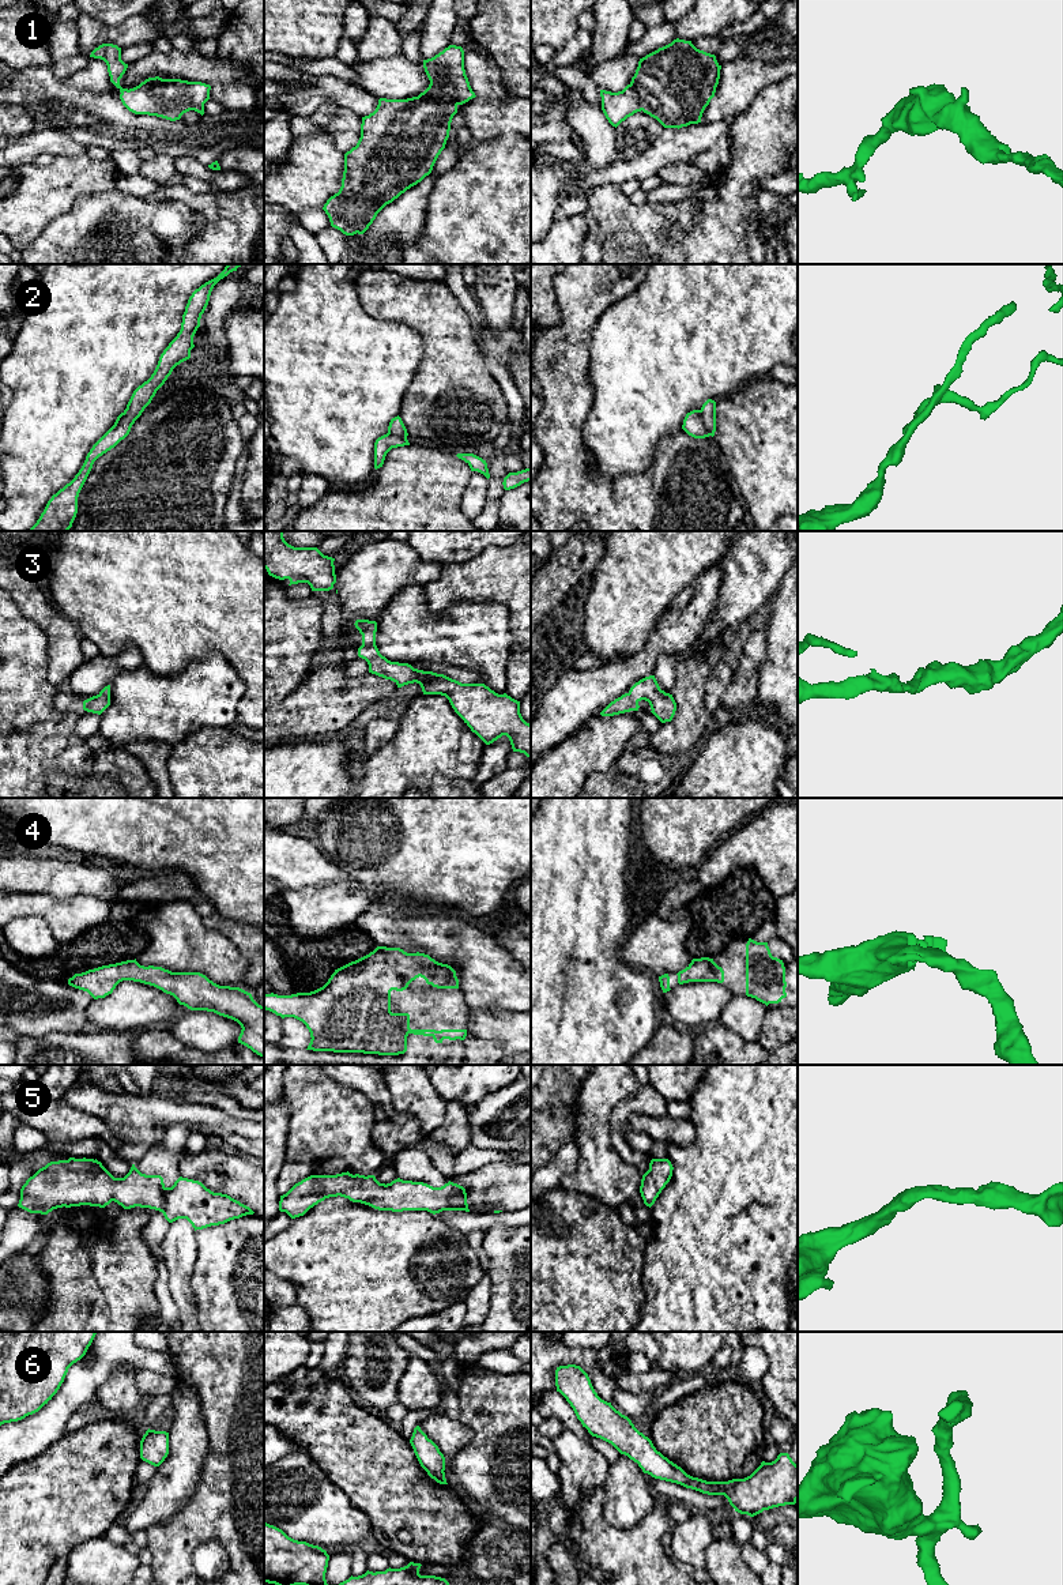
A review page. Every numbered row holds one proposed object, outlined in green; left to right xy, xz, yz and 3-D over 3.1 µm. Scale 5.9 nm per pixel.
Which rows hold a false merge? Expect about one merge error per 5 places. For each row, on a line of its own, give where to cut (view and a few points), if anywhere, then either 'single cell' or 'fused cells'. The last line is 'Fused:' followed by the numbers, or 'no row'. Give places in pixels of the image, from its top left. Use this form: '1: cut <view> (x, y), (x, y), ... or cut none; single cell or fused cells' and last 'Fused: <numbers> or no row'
1: cut none; single cell
2: cut yz (700, 410), (704, 429), (709, 435); fused cells
3: cut none; single cell
4: cut none; single cell
5: cut none; single cell
6: cut none; single cell
Fused: 2

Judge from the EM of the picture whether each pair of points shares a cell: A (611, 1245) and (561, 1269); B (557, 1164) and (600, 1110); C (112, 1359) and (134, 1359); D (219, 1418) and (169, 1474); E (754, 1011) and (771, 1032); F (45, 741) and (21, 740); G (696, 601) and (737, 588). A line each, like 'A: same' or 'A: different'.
A: same
B: different
C: same
D: different
E: different
F: same
G: different

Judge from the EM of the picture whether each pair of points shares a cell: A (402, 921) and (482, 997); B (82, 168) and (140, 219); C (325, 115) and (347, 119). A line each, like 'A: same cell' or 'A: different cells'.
A: same cell
B: different cells
C: different cells

